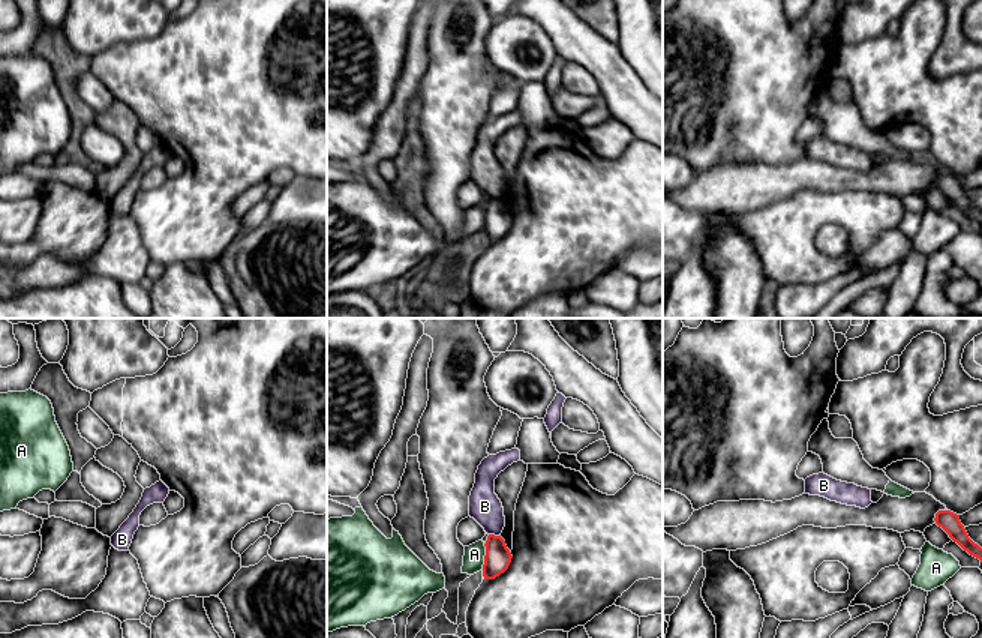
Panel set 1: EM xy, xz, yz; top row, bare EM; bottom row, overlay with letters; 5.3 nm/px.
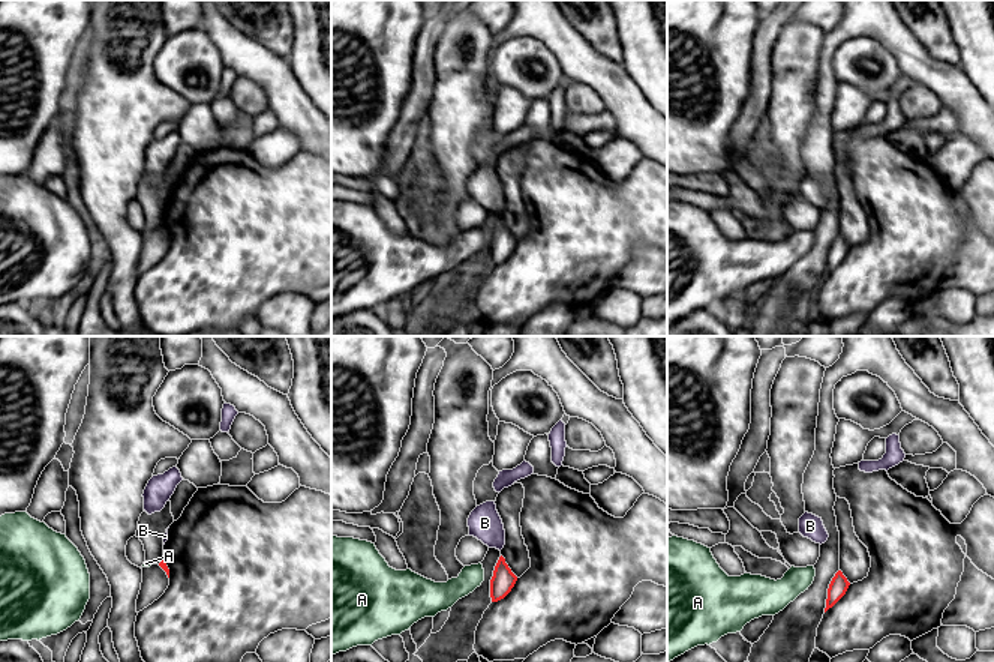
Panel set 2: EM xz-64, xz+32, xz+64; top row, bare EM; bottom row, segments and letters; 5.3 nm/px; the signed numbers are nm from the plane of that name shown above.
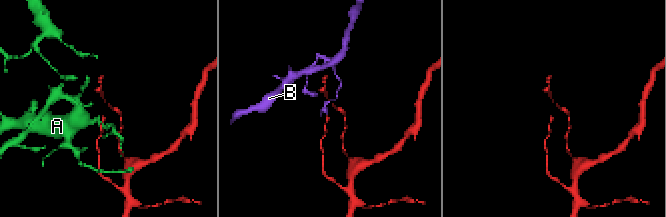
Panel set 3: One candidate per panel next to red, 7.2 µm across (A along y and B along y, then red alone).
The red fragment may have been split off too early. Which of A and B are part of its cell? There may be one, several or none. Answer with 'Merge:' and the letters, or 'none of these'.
Merge: none of these

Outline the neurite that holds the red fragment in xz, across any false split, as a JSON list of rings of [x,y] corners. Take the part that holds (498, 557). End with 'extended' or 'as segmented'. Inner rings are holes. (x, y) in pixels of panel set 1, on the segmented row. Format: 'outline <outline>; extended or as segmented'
outline [[[489,534],[484,546],[483,576],[495,579],[508,569],[513,555],[501,536]]]; as segmented

